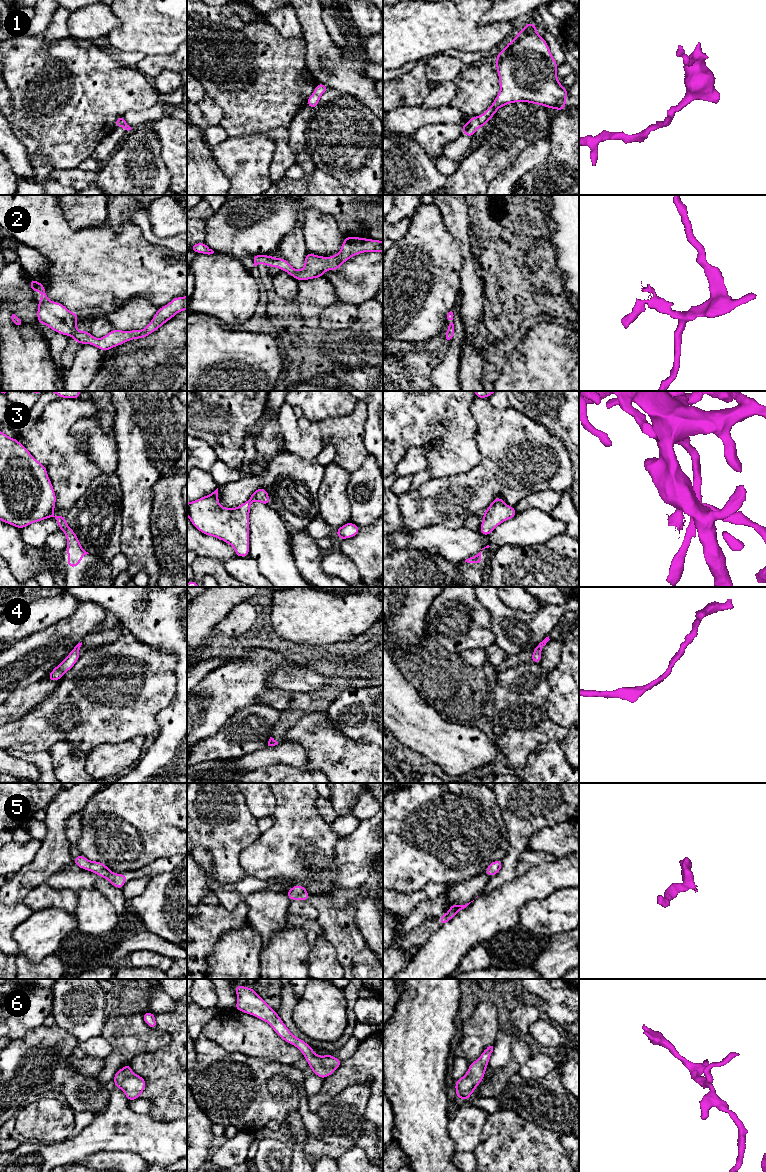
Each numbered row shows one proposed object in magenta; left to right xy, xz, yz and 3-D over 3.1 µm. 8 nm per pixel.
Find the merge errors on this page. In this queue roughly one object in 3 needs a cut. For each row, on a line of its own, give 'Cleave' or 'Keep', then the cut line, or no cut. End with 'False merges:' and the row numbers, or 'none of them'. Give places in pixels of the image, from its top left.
1: Keep. No split
2: Keep. No split
3: Keep. No split
4: Keep. No split
5: Keep. No split
6: Keep. No split
False merges: none of them

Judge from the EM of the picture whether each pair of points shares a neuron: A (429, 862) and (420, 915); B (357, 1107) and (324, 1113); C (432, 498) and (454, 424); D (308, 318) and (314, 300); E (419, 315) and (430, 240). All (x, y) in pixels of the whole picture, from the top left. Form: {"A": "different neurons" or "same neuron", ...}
{"A": "different neurons", "B": "same neuron", "C": "different neurons", "D": "same neuron", "E": "same neuron"}

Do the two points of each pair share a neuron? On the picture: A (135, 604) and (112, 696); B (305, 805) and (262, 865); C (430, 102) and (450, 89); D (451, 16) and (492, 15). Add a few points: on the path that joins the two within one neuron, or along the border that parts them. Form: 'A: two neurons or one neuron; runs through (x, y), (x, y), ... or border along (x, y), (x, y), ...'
A: two neurons; border along (126, 631), (147, 645)
B: one neuron; runs through (297, 820), (297, 830), (277, 850)
C: one neuron; runs through (435, 99), (445, 92)
D: two neurons; border along (506, 21), (486, 24), (478, 22)

